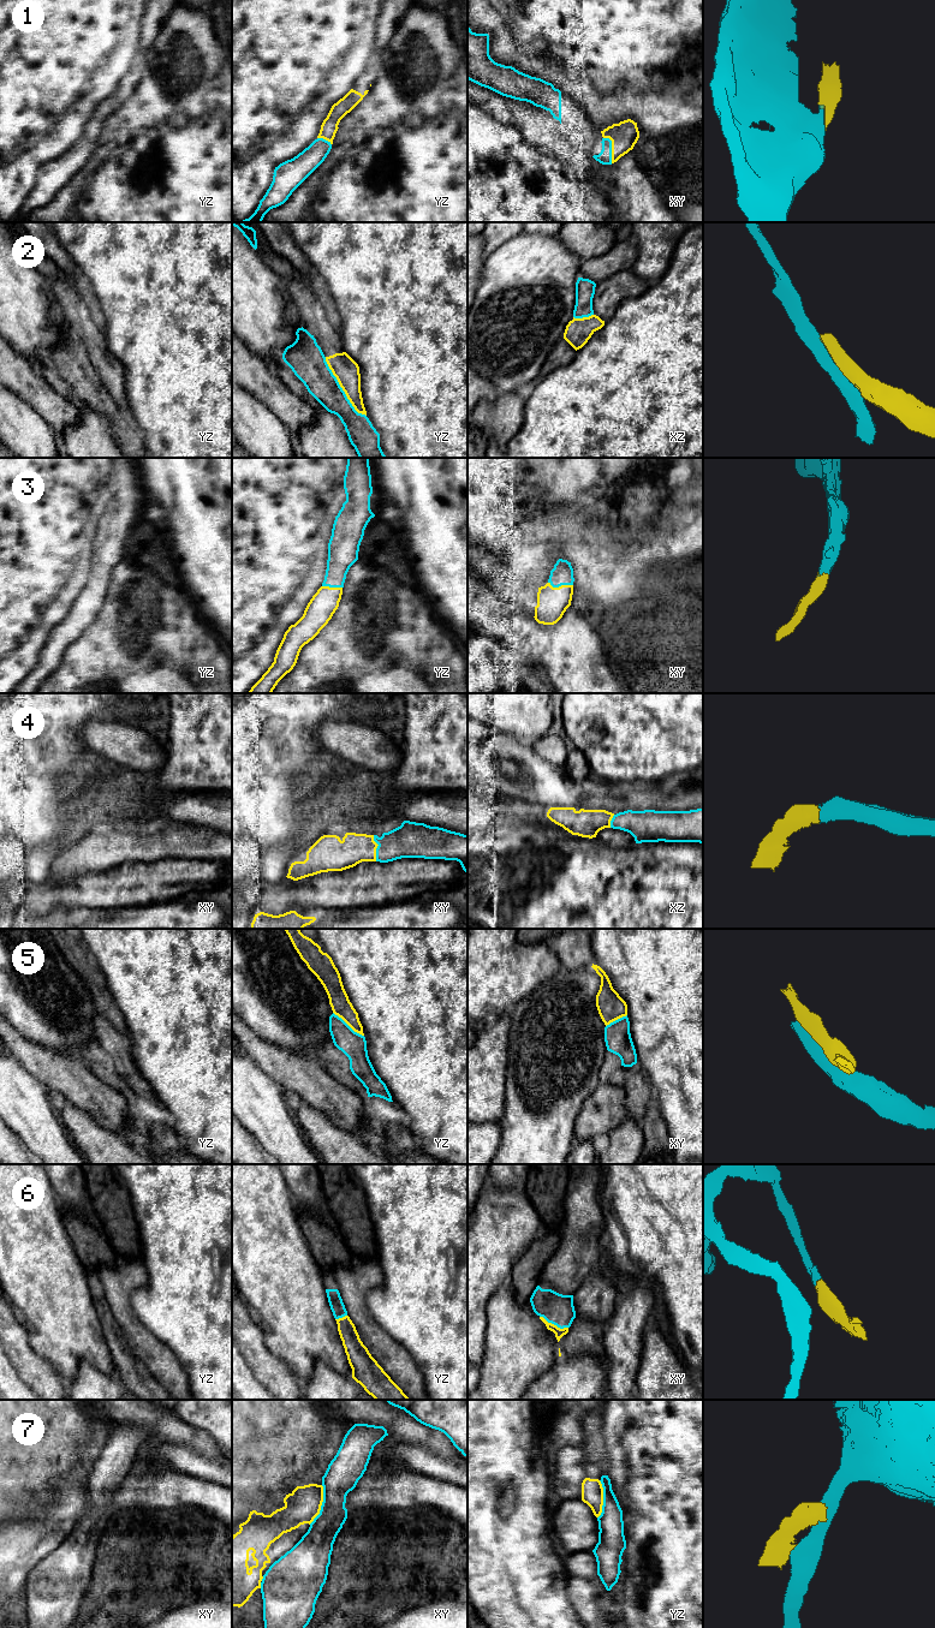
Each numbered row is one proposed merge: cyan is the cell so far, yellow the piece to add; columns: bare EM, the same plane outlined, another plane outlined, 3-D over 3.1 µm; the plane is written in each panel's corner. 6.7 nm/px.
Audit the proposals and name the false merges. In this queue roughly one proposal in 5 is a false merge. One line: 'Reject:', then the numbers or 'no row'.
Reject: 2, 5, 7

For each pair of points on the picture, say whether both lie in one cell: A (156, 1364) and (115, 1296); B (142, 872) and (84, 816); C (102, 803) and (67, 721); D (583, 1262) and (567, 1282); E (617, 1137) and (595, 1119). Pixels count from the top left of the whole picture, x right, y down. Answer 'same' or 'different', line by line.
A: same
B: different
C: same
D: same
E: different

